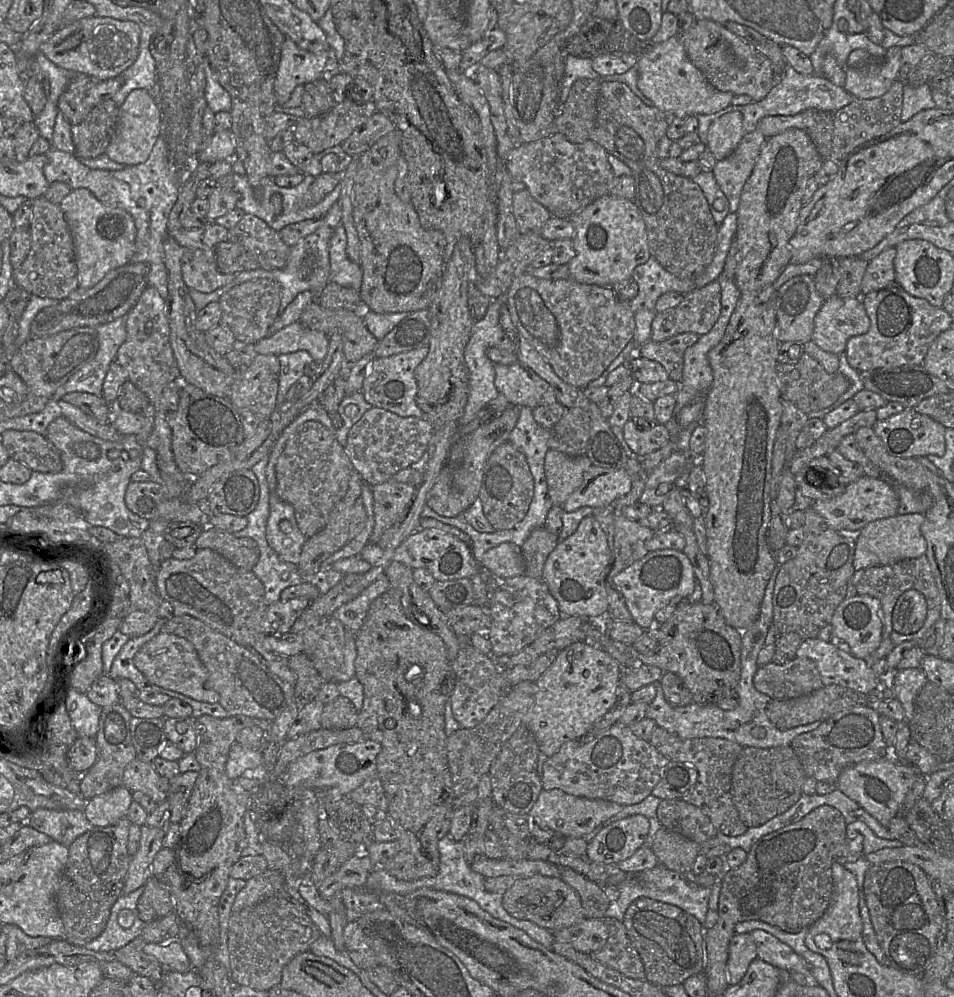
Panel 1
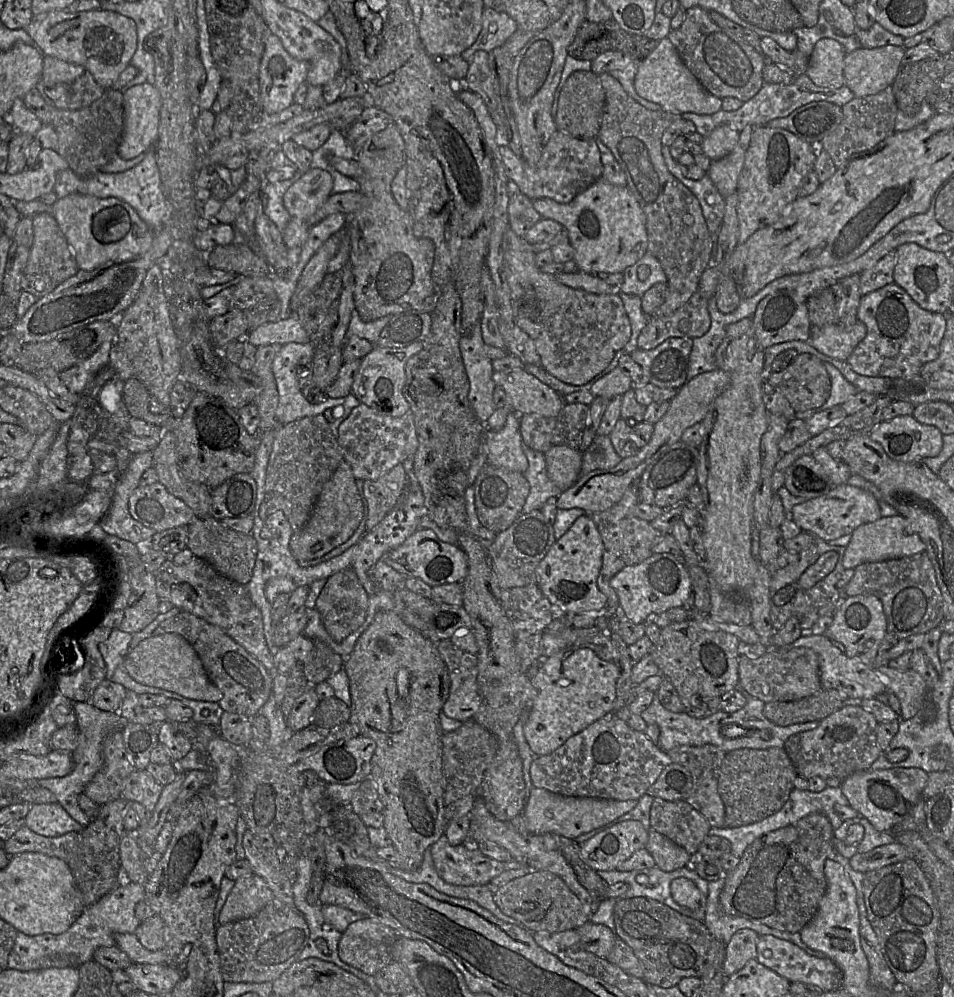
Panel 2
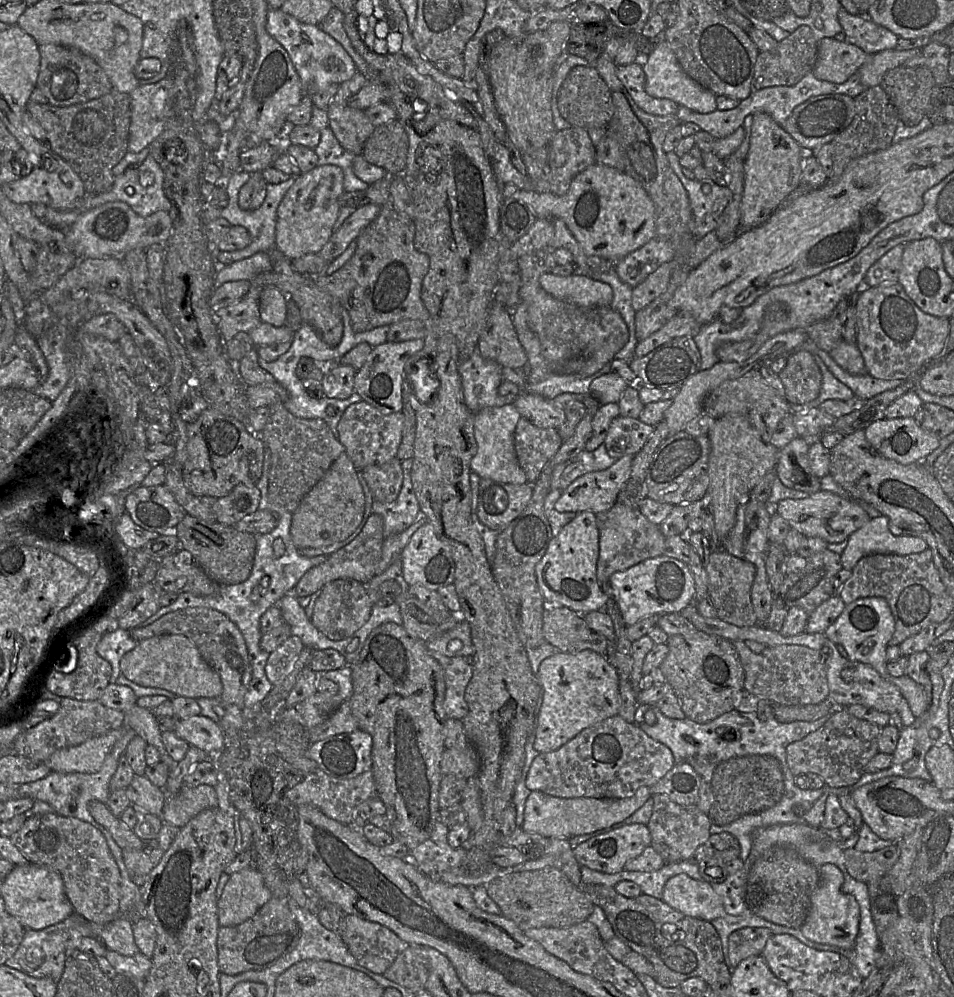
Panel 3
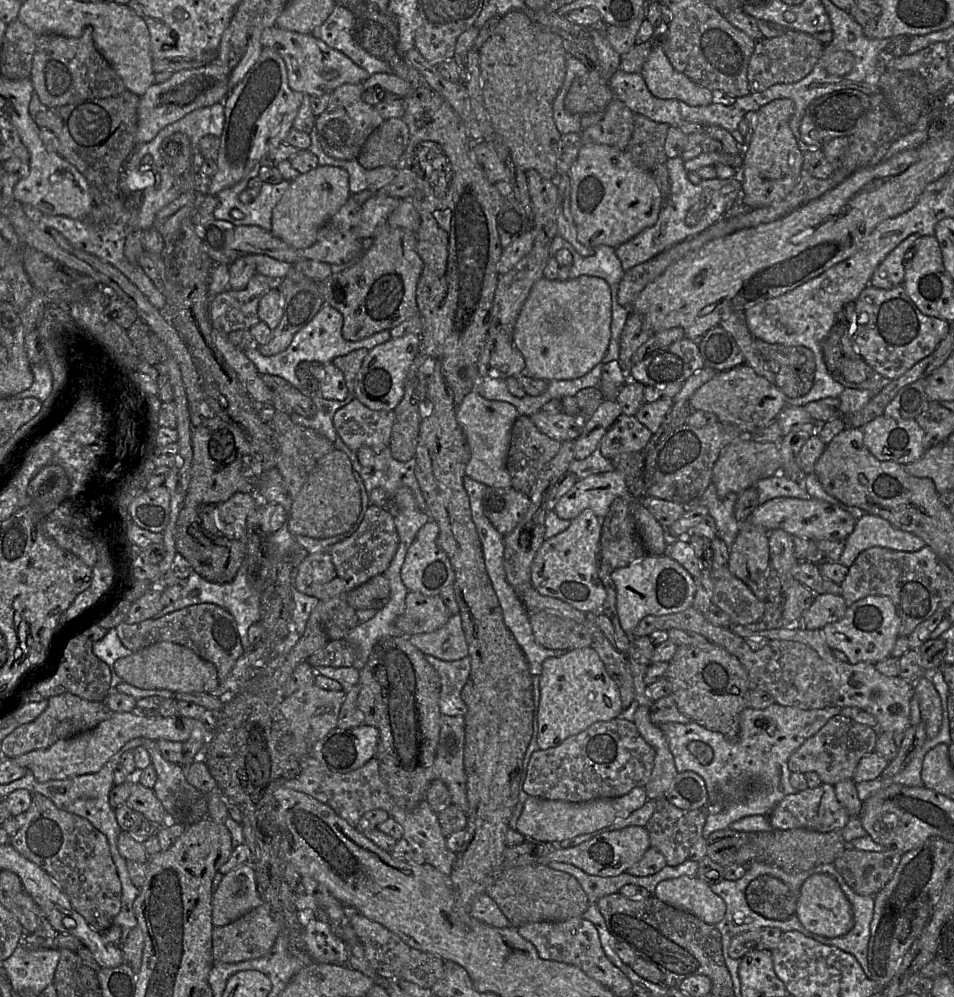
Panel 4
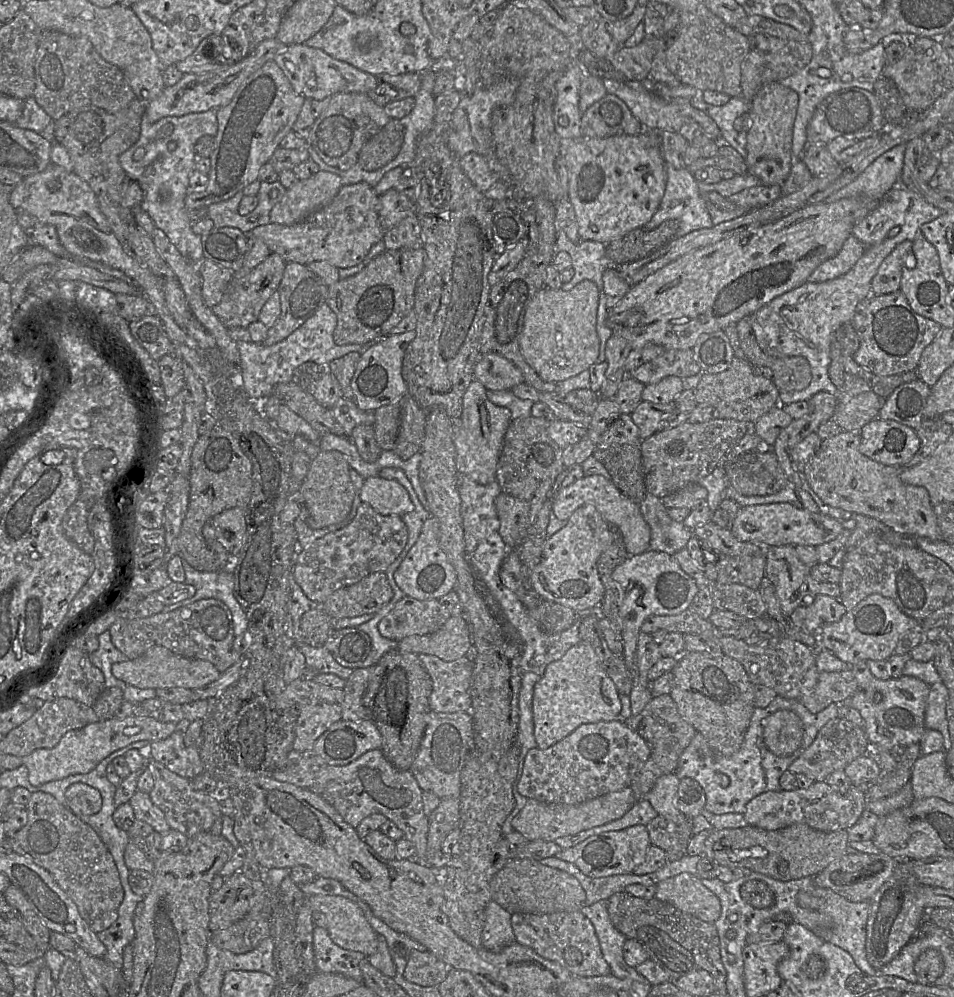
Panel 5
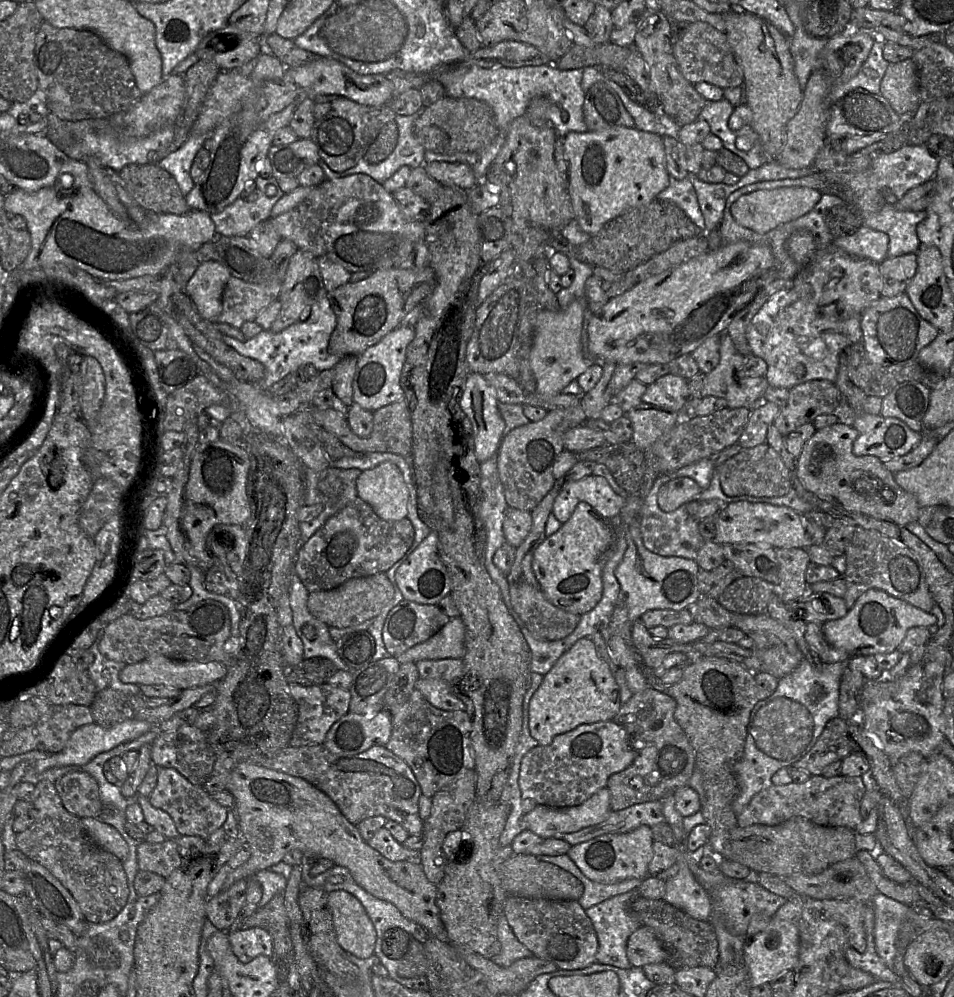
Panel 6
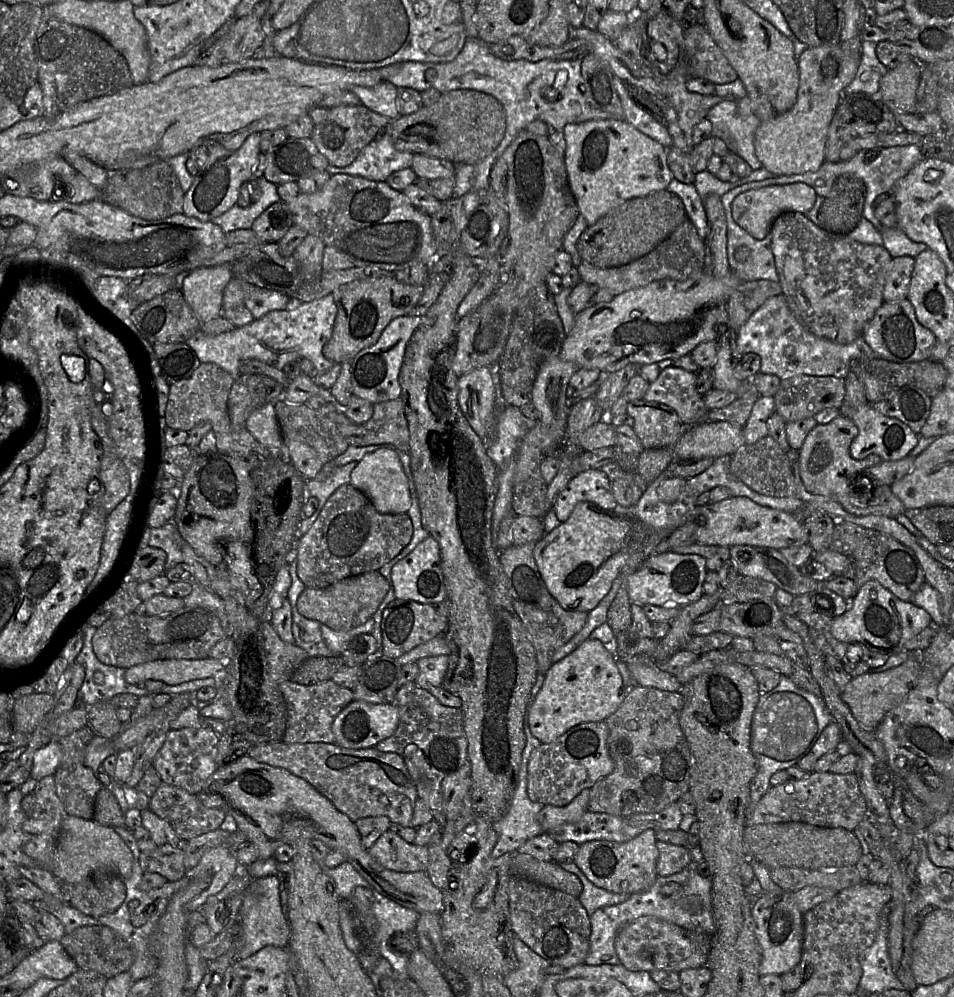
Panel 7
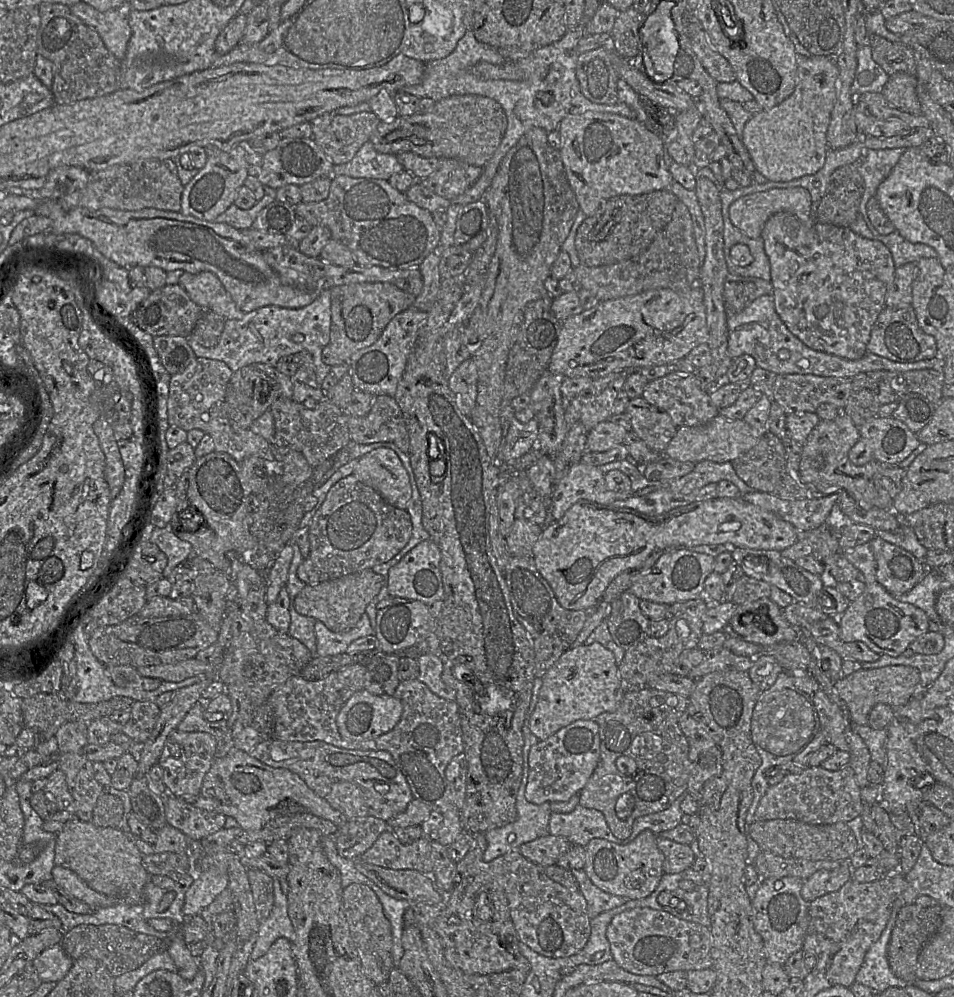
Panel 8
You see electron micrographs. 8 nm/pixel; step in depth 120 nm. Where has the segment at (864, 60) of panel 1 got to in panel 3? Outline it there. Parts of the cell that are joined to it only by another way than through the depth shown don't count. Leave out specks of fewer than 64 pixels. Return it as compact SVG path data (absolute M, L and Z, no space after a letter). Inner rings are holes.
M919 48L910 50L889 49L868 56L857 70L860 82L865 88L880 86L883 77L891 69L903 65L919 53Z

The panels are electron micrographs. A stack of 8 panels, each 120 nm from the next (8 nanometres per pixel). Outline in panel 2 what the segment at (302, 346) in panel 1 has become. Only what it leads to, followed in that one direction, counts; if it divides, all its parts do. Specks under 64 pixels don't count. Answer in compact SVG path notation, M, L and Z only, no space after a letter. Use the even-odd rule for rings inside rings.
M296 316L276 322L264 323L249 331L244 339L257 348L270 344L283 346L288 343L310 342L307 332Z

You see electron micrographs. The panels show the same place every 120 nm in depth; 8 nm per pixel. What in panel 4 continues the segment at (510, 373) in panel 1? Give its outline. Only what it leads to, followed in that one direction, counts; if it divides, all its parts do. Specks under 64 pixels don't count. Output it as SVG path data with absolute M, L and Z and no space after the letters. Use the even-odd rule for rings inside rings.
M540 410L529 417L543 434L559 442L575 441L582 431L580 417L565 412L550 414Z

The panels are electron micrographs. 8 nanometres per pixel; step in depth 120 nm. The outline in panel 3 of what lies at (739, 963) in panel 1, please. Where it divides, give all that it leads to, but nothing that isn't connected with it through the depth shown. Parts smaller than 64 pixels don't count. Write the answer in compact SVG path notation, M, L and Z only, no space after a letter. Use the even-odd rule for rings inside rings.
M746 927L734 931L728 940L728 957L732 968L741 961L762 954L762 951L773 934L767 928Z

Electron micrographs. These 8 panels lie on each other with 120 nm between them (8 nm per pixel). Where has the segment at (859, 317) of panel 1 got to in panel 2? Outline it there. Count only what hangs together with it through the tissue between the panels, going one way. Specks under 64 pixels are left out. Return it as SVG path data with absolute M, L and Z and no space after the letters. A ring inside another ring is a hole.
M857 320L851 326L829 324L822 328L813 328L811 344L820 352L835 359L847 361L856 345L866 335L866 326Z

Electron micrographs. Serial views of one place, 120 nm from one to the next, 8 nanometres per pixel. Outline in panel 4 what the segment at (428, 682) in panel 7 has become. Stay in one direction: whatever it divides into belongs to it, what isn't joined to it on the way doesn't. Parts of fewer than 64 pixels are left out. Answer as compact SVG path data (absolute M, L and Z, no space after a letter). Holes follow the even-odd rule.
M425 655L425 659L440 677L441 715L465 717L467 706L461 698L461 693L470 676L471 658L469 655L455 661L443 661L431 655Z

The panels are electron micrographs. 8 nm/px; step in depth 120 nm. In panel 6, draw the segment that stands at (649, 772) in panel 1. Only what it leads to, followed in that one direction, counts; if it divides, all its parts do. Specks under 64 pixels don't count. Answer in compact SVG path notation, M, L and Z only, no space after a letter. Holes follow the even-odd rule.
M613 720L581 724L566 733L555 736L549 745L539 744L525 754L521 763L519 787L524 797L533 799L538 805L574 806L606 787L609 777L629 767L636 756L637 753L628 741L626 730Z

